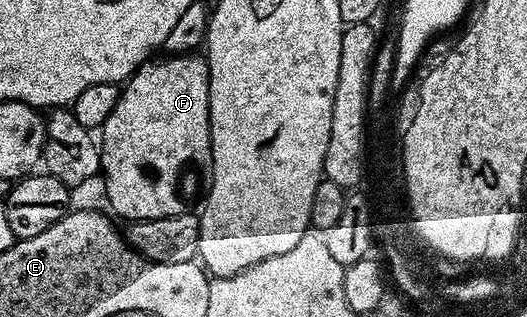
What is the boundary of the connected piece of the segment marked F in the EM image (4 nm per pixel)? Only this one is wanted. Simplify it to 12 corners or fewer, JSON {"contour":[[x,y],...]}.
{"contour":[[208,60],[142,64],[98,135],[124,221],[214,185]]}

